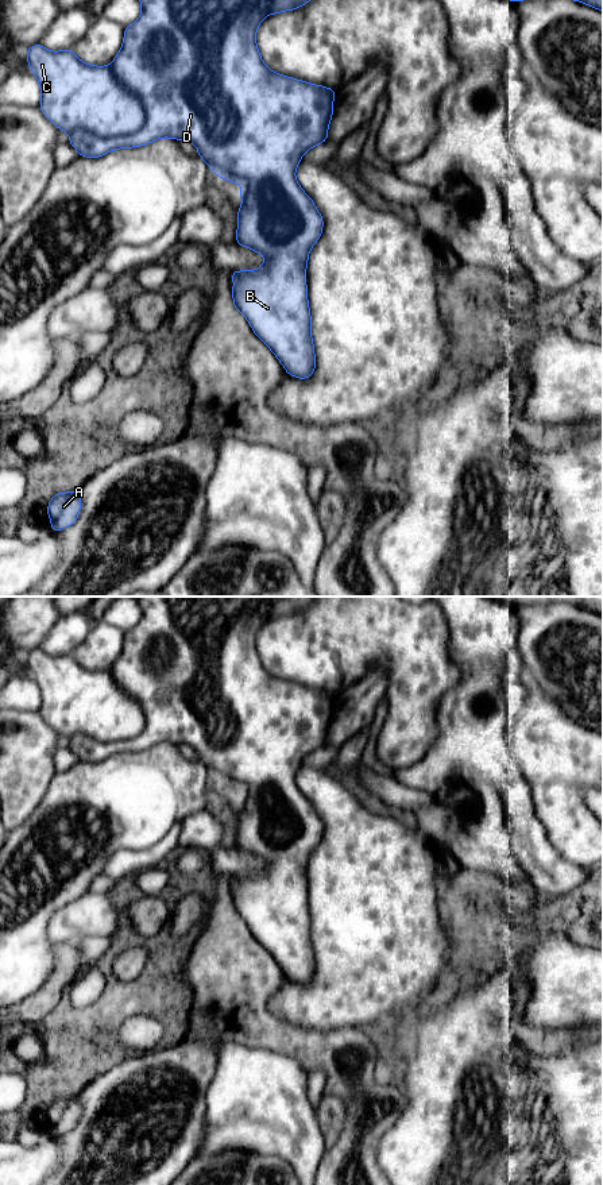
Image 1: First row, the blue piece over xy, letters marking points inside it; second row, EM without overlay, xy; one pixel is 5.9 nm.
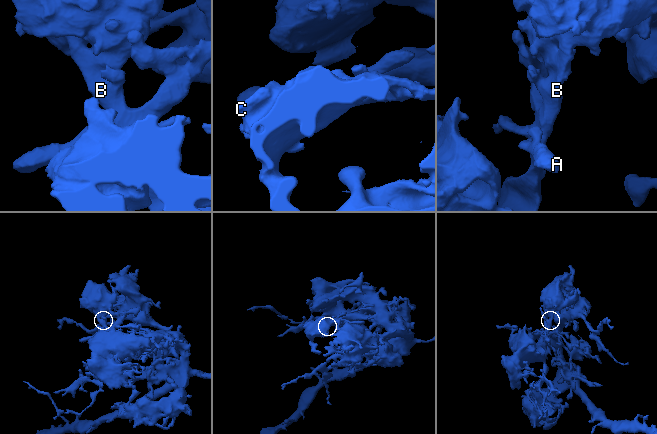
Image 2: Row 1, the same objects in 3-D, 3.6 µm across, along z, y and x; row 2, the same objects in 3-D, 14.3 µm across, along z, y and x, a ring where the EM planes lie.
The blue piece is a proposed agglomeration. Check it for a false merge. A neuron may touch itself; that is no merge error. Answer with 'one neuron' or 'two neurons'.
one neuron

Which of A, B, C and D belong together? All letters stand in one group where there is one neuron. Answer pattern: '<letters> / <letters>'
A B C D

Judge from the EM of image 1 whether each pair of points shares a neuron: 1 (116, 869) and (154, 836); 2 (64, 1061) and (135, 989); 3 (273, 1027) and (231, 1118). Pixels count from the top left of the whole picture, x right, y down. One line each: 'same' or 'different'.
1: different
2: same
3: different

